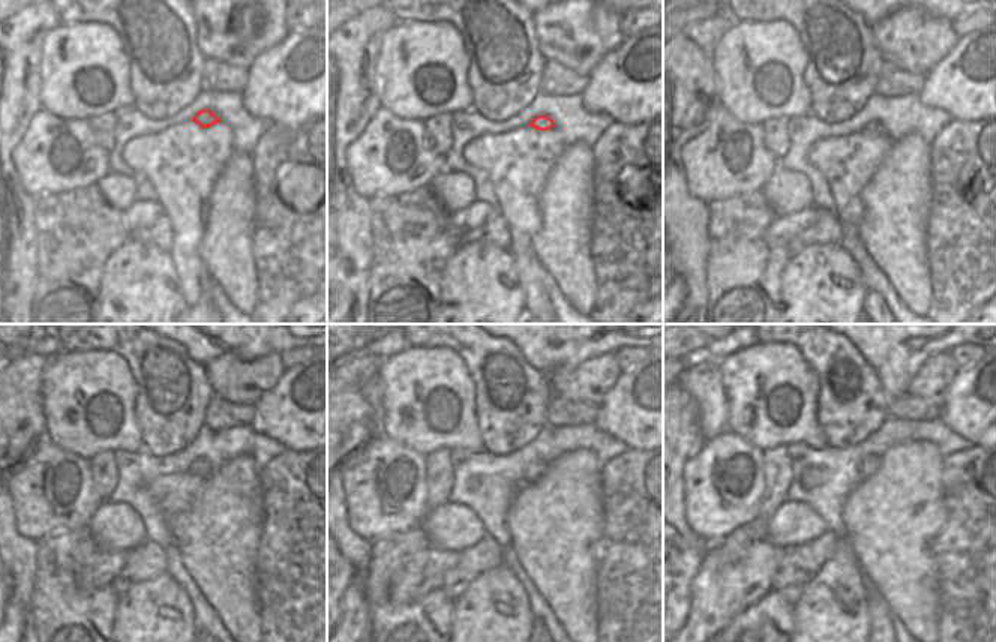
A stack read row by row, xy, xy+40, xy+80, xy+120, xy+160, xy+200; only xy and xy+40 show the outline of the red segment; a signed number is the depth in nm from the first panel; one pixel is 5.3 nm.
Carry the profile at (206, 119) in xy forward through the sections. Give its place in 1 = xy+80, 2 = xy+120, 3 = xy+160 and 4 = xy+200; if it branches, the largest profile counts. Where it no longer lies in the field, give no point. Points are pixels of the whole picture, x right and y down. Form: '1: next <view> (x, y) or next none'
1: next xy+80 (873, 126)
2: next xy+120 (200, 467)
3: next xy+160 (534, 468)
4: next xy+200 (869, 465)

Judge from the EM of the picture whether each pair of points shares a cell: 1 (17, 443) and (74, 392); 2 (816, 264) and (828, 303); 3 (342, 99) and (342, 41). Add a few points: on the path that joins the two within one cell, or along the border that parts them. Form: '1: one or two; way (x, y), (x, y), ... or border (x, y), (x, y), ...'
1: two; border (42, 383), (41, 407), (47, 435)
2: one; way (818, 273), (818, 285), (822, 294)
3: one; way (342, 84), (342, 56)

